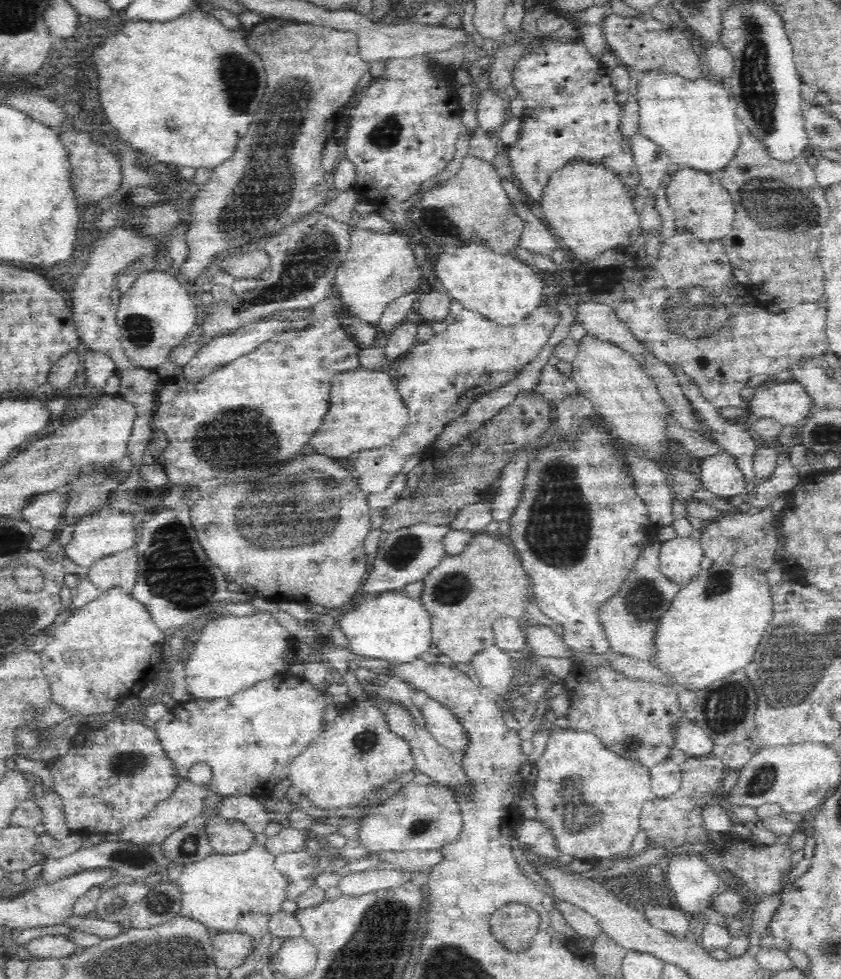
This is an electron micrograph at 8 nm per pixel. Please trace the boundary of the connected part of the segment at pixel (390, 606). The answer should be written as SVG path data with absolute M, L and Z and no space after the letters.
M384 592L376 597L369 598L362 602L357 602L356 608L350 612L344 612L340 616L337 626L346 640L349 649L360 656L385 660L392 665L408 662L418 658L423 652L434 650L431 642L431 620L429 612L422 606L420 599L409 597L405 592Z

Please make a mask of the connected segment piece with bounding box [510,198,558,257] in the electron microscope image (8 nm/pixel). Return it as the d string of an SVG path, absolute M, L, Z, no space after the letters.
M510 198L514 215L524 223L524 230L519 245L532 253L551 256L551 250L558 247L558 241L544 224L542 218L531 212L531 205Z

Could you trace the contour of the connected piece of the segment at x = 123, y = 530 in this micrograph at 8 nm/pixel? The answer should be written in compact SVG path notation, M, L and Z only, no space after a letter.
M101 508L86 515L73 526L72 539L66 544L63 556L67 556L78 566L90 568L96 560L128 550L139 539L139 519L135 511L121 511L114 508Z

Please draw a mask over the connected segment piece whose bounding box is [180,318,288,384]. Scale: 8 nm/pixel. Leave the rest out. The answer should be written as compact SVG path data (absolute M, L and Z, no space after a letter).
M268 318L262 321L256 321L251 324L236 328L231 333L216 336L206 342L201 342L198 352L193 354L193 358L181 368L180 376L183 377L188 384L198 384L202 382L206 376L210 376L212 372L220 370L224 364L236 360L238 356L244 356L248 352L252 352L254 348L258 348L260 344L264 344L264 340L272 340L272 336L276 332L284 332L288 326L286 320L275 320L274 318Z

